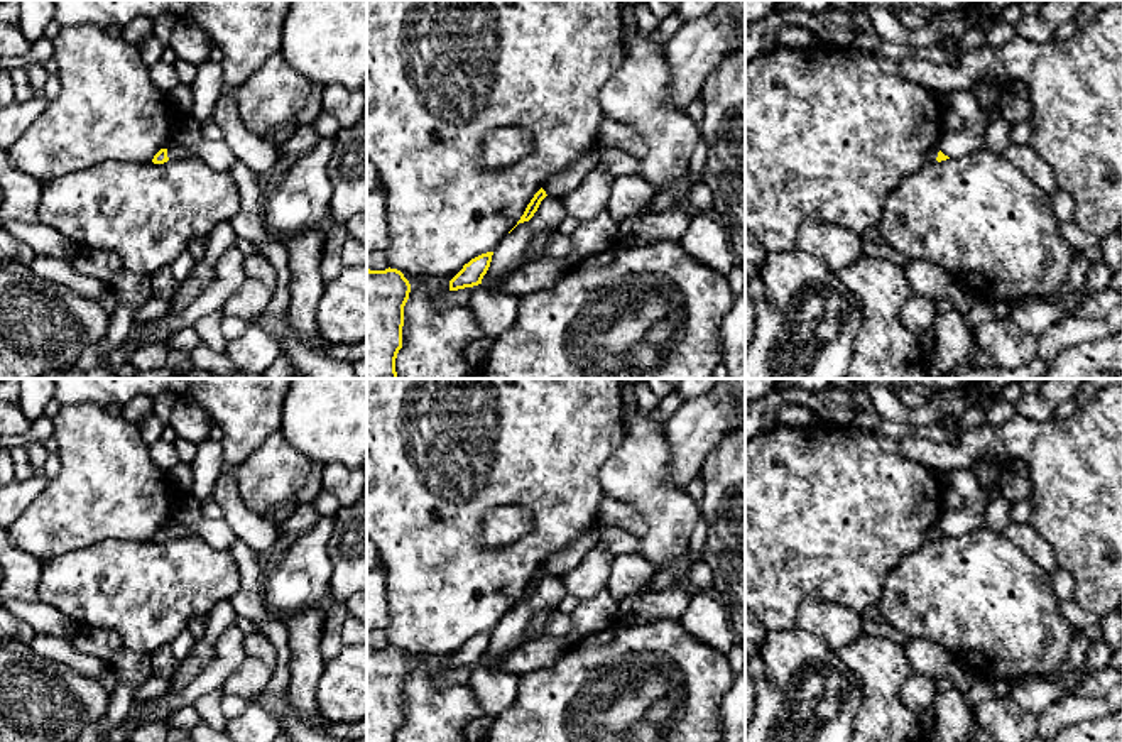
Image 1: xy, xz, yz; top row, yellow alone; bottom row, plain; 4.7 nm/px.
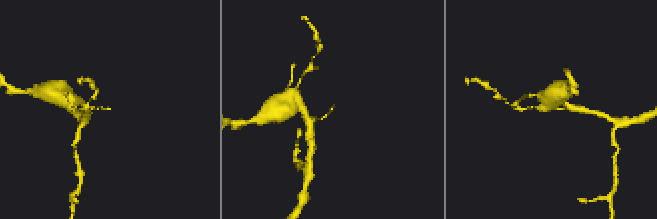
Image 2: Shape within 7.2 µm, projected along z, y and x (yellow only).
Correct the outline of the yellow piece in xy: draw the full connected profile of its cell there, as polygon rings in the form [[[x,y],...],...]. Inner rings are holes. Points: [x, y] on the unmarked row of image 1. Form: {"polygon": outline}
{"polygon": [[[174,519],[166,527],[161,527],[154,534],[152,541],[154,543],[164,543],[167,539],[189,537],[189,536],[194,536],[194,531],[191,527],[184,526],[182,522]]]}

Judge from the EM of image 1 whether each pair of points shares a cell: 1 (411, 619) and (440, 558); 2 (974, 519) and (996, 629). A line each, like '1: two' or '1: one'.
1: one
2: two

